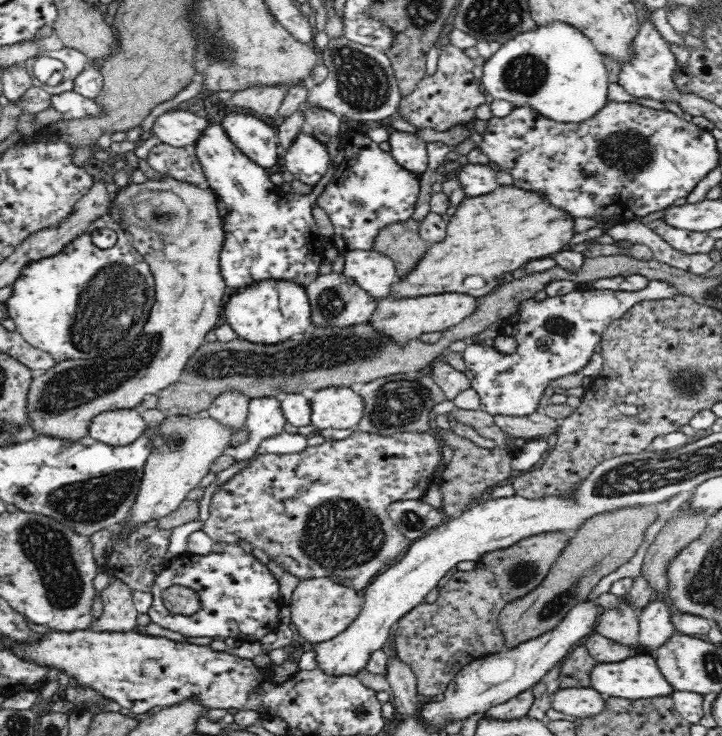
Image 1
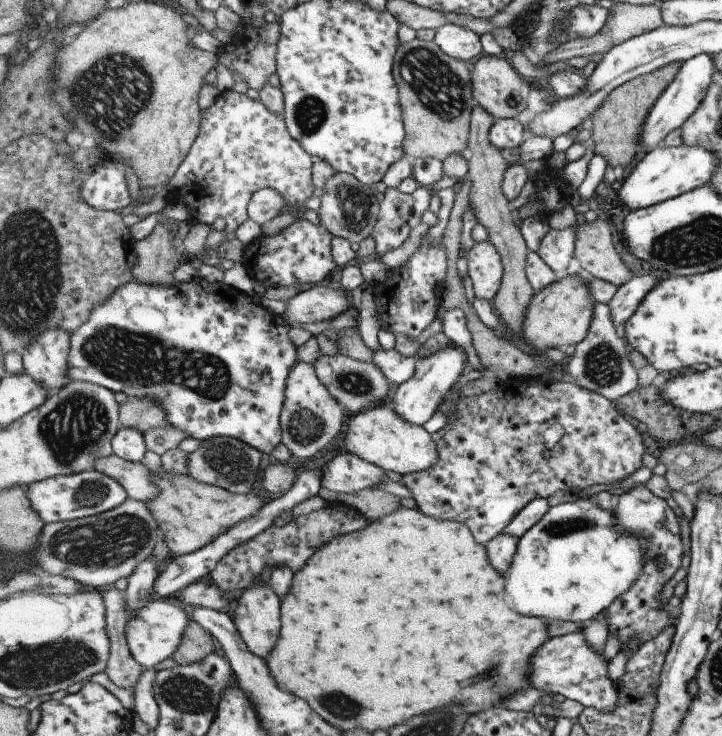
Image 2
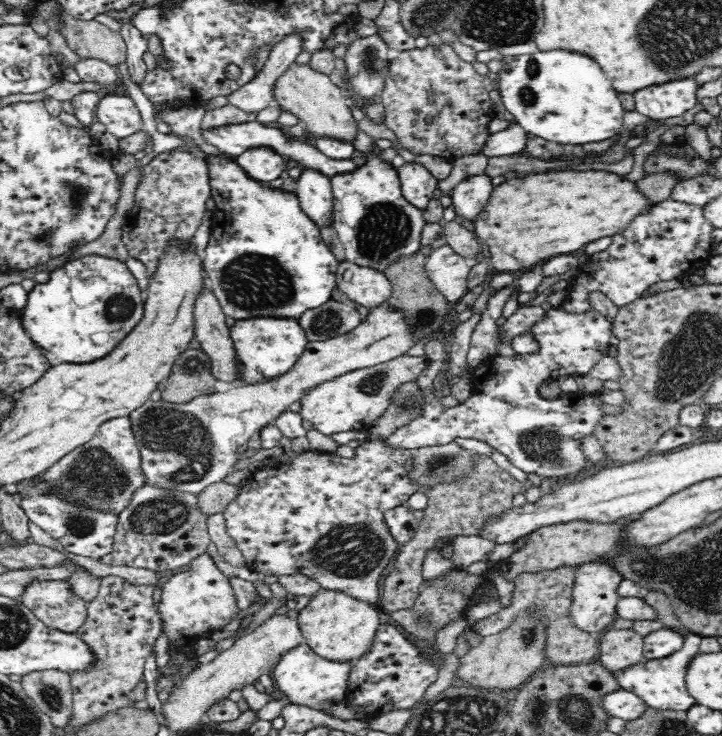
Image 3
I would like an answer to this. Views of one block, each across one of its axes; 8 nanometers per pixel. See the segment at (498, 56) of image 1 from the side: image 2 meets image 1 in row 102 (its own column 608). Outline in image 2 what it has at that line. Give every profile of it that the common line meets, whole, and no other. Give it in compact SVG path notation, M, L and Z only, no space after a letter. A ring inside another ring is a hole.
M596 496L591 499L580 497L574 503L551 507L543 520L520 538L518 545L505 580L507 594L511 596L513 592L513 608L525 616L580 624L587 624L597 614L603 613L636 581L644 555L640 539L635 535L619 534L614 529L613 508L611 512L599 508Z

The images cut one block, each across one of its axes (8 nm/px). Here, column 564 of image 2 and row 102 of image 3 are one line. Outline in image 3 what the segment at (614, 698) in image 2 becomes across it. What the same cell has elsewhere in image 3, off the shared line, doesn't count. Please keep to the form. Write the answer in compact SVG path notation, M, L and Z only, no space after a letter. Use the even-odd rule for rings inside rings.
M690 78L638 90L633 94L636 111L652 121L678 118L698 102L696 91L699 85Z

